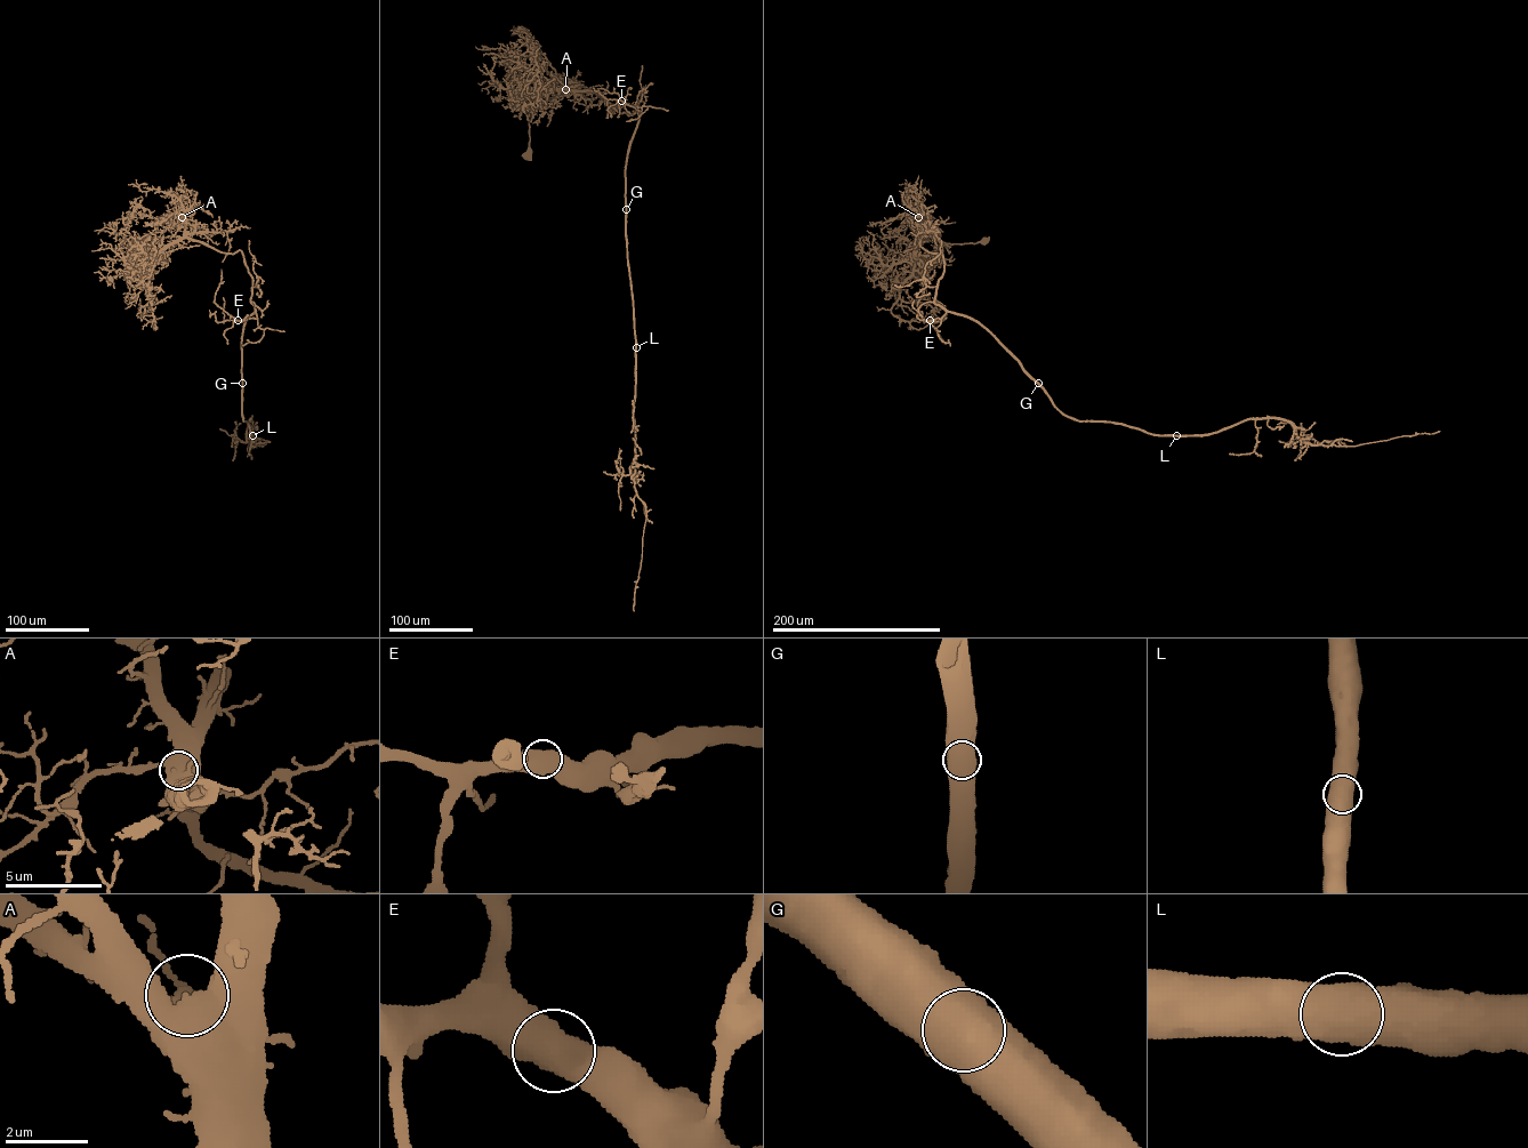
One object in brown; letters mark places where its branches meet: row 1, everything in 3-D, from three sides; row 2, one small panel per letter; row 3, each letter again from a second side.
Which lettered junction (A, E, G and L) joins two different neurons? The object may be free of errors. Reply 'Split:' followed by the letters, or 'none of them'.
Split: none of them

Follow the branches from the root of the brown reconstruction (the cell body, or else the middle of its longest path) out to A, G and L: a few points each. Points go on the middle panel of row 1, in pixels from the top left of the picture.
A: (545, 85), (565, 89)
G: (545, 85), (592, 90), (628, 114), (633, 114), (636, 106), (638, 120), (626, 165), (626, 209)
L: (545, 85), (592, 90), (628, 114), (633, 114), (636, 106), (638, 120), (625, 169), (626, 238), (636, 347)

